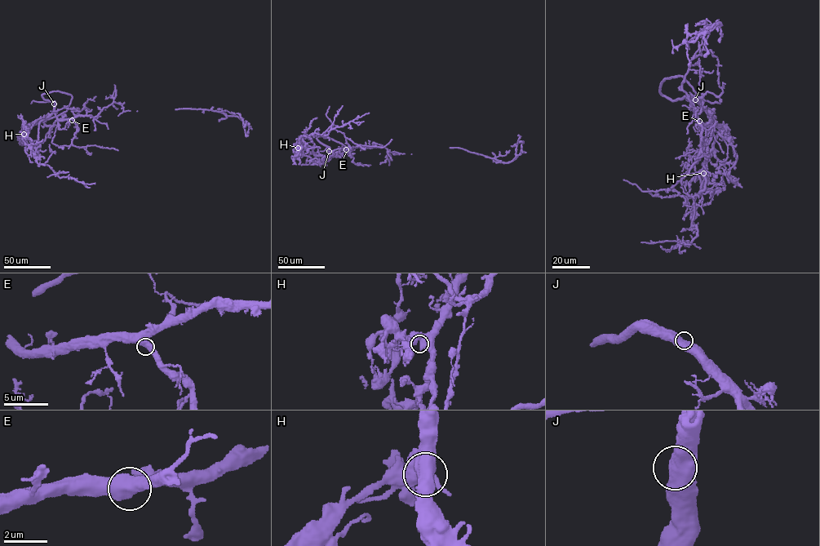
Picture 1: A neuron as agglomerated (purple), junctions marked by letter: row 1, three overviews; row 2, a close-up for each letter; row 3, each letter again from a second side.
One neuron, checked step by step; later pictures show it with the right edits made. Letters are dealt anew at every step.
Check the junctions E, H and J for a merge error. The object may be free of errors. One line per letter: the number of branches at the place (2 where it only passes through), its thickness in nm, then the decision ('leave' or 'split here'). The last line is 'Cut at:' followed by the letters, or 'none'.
E: 2 branches meet; 550 nm thick; leave
H: 1 branches meet; 750 nm thick; leave
J: 1 branches meet; 800 nm thick; leave
Cut at: none

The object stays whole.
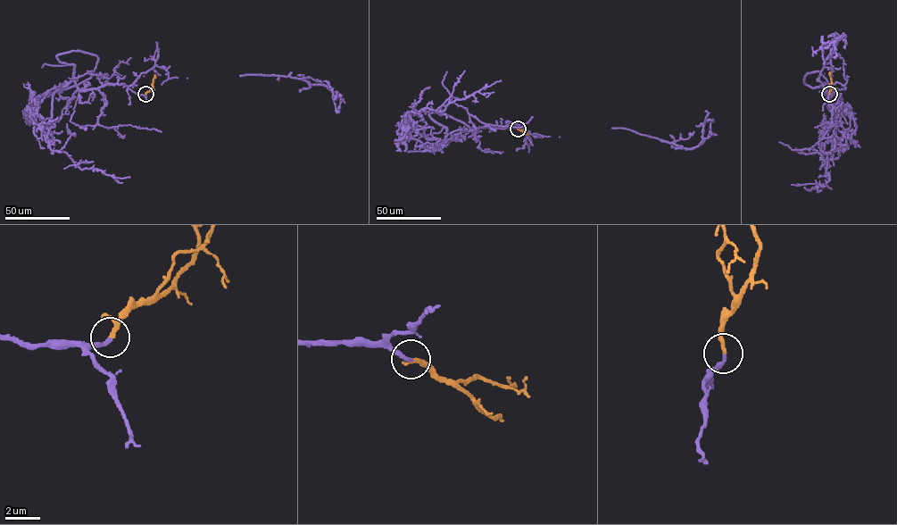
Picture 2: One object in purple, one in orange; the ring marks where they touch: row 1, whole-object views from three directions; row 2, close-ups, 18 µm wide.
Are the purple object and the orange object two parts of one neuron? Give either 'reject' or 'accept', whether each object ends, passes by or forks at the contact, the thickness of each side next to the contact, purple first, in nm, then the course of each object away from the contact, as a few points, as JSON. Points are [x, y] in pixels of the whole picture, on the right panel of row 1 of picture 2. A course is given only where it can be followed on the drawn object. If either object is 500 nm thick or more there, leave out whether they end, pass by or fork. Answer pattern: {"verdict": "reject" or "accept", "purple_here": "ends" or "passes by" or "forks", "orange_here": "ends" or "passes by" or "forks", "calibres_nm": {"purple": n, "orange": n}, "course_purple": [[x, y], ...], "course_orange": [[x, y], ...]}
{"verdict": "accept", "purple_here": "ends", "orange_here": "passes by", "calibres_nm": {"purple": 220, "orange": 170}, "course_purple": [[829, 94], [818, 79], [825, 64], [832, 69], [823, 49], [844, 35], [823, 44], [825, 62]], "course_orange": [[829, 94], [832, 86], [830, 71]]}

